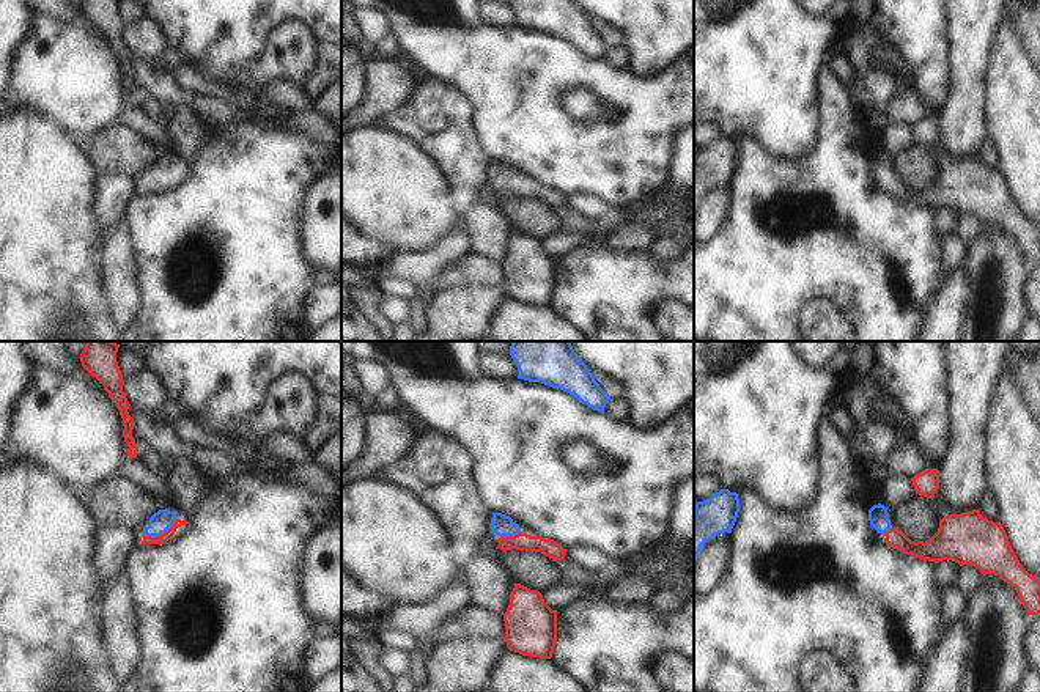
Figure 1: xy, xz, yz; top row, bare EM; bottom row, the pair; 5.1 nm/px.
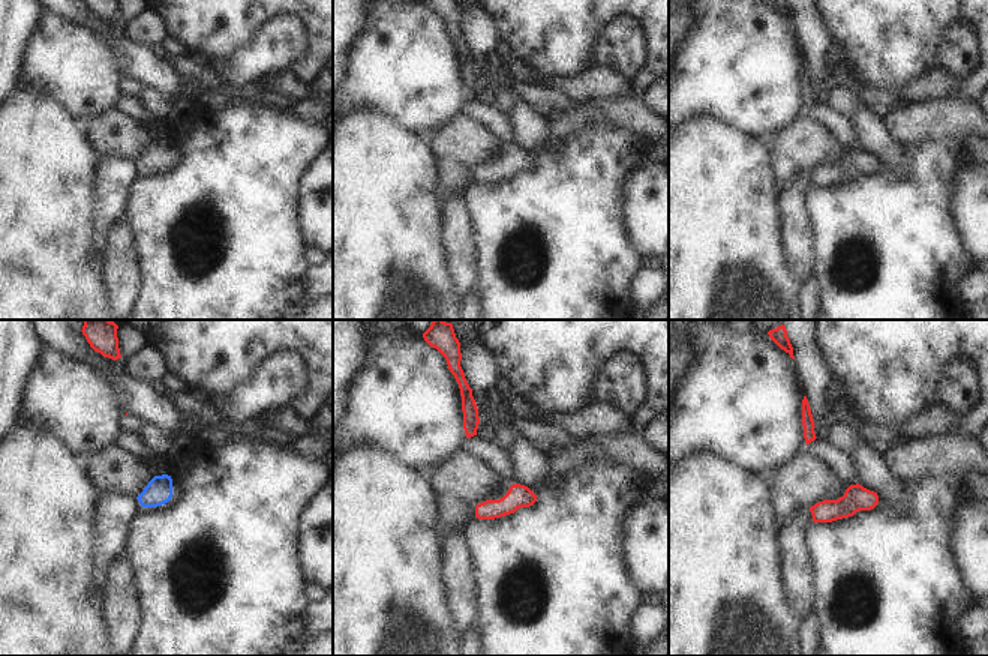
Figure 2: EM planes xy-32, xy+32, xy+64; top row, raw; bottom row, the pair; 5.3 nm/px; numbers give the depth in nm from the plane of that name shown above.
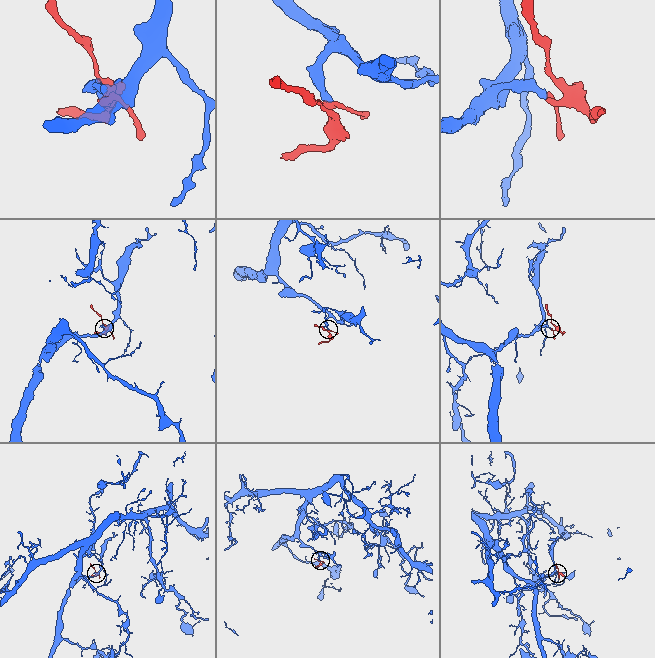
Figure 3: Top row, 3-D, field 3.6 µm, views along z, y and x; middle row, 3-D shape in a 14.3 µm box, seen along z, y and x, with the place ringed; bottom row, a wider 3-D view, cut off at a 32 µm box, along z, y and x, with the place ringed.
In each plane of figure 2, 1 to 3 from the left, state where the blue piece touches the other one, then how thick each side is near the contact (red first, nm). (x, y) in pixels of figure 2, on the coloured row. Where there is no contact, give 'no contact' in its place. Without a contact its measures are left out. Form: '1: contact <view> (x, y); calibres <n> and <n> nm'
1: no contact
2: no contact
3: no contact

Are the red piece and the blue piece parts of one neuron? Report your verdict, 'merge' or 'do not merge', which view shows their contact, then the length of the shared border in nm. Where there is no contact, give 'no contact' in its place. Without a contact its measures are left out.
merge | xy | 200 nm

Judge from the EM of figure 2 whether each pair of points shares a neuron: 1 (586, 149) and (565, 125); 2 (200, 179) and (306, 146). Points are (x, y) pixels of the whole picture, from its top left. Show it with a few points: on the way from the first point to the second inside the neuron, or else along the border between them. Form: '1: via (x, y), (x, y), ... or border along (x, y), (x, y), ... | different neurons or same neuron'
1: border along (609, 128), (589, 125), (568, 137), (550, 134) | different neurons
2: via (227, 179), (231, 179), (257, 155), (279, 147) | same neuron

